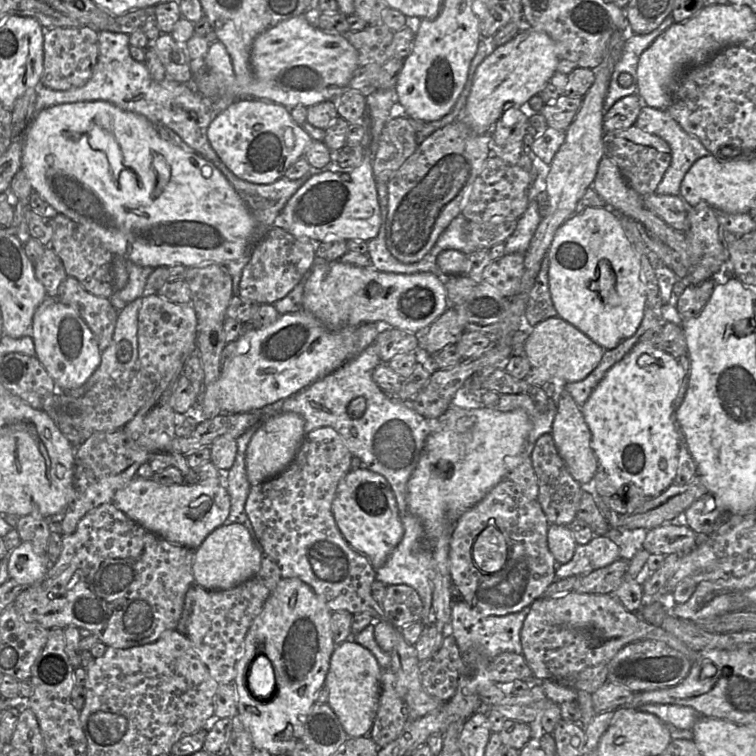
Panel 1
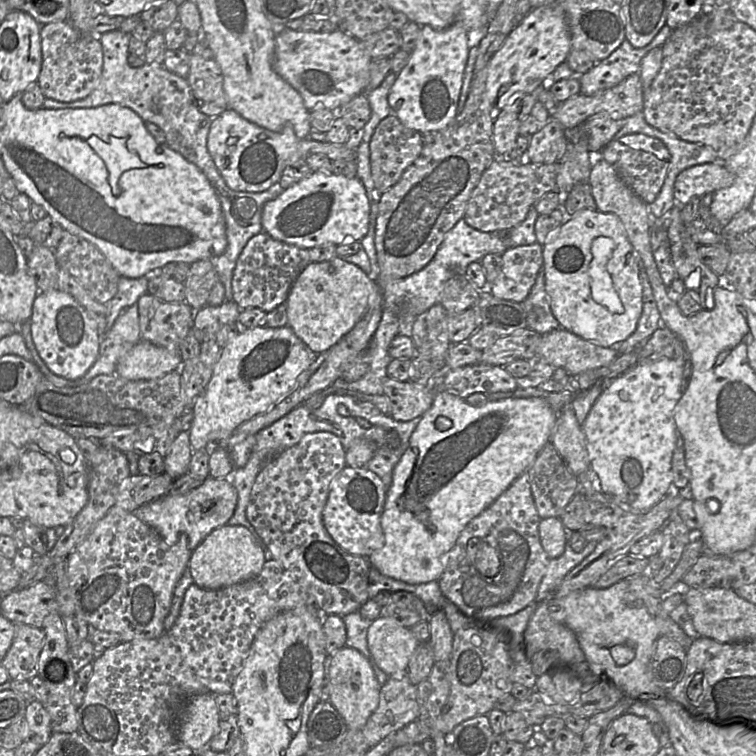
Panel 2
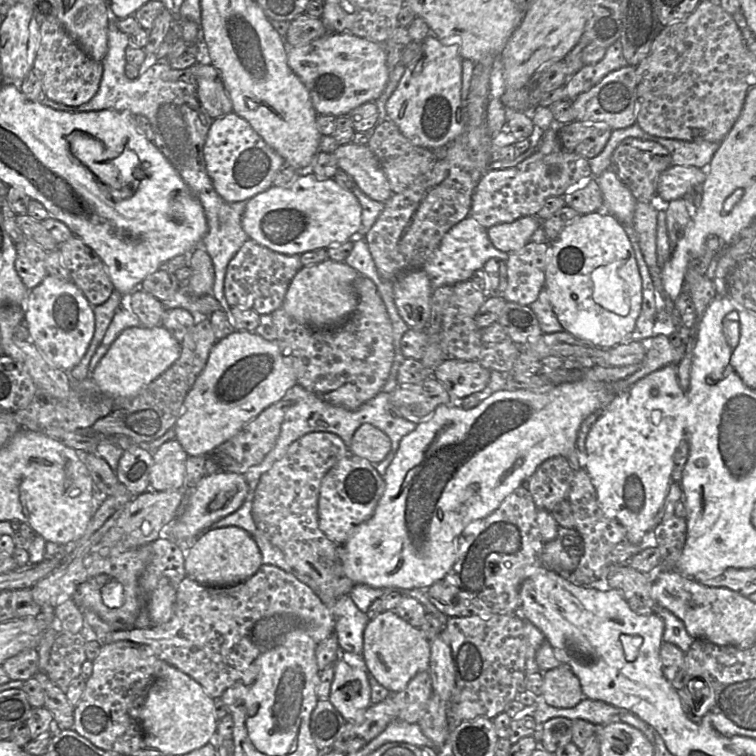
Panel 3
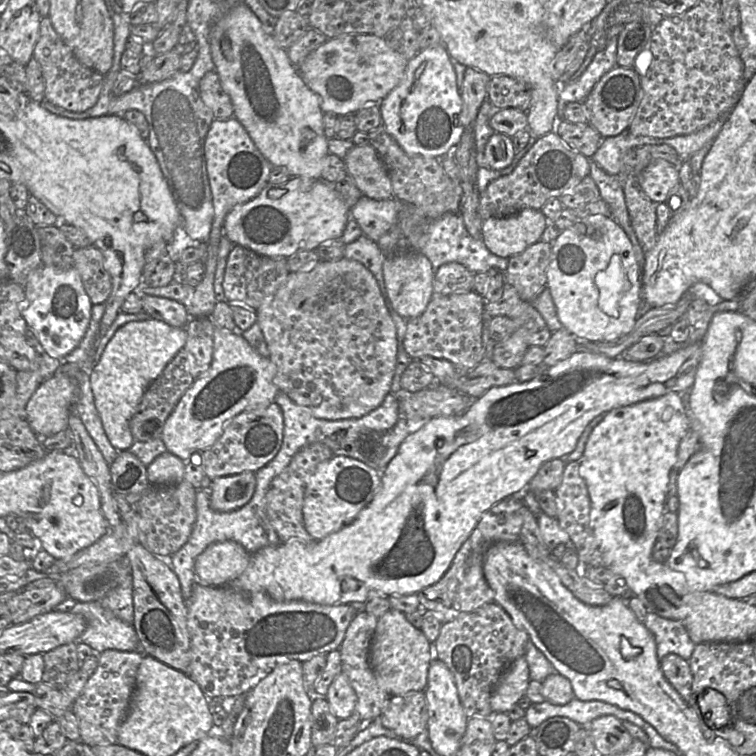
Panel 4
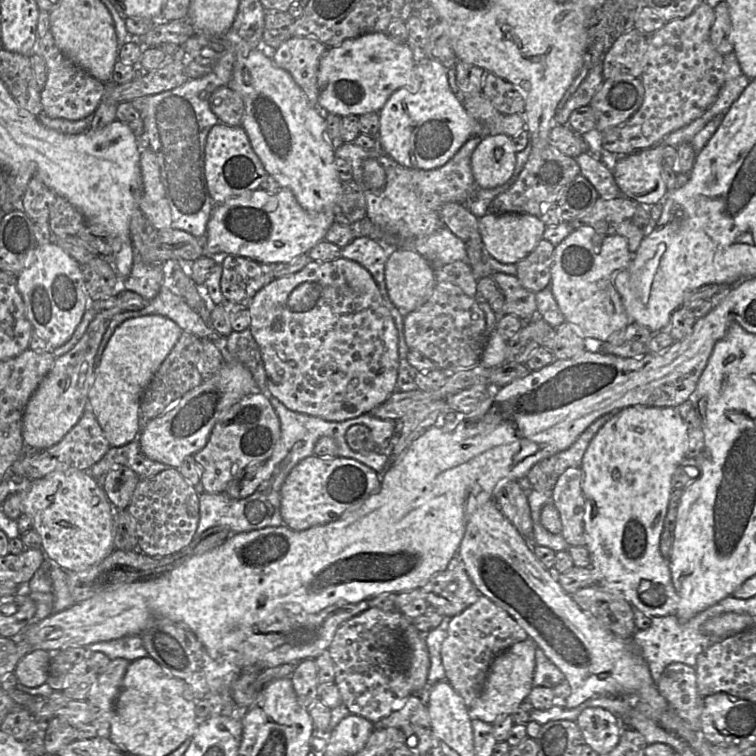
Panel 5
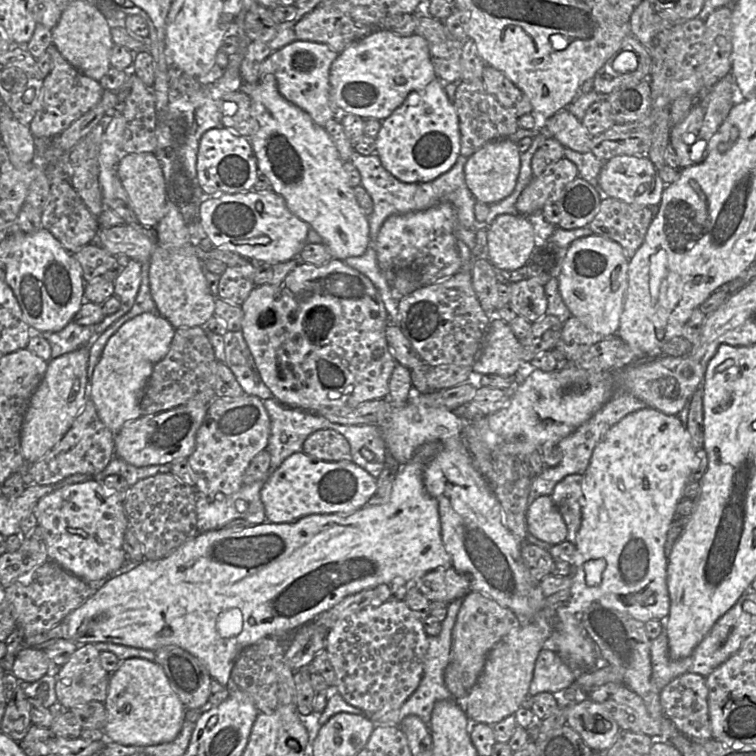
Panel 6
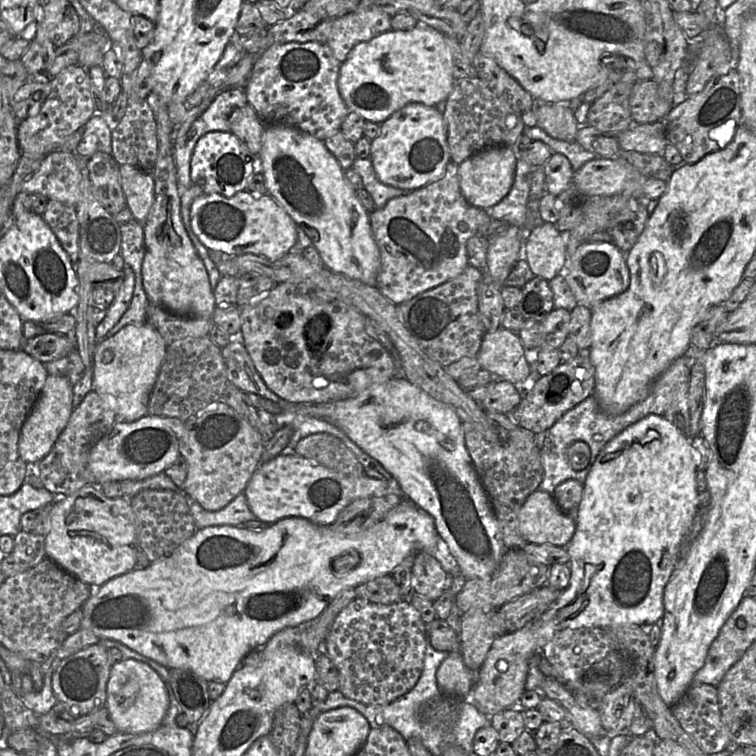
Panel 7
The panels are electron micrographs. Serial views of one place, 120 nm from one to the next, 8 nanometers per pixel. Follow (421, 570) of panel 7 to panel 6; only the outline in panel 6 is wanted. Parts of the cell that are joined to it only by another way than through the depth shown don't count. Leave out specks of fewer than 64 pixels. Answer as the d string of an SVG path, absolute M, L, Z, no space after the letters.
M452 566L427 572L416 578L412 584L430 602L440 601L449 604L471 592L469 577Z

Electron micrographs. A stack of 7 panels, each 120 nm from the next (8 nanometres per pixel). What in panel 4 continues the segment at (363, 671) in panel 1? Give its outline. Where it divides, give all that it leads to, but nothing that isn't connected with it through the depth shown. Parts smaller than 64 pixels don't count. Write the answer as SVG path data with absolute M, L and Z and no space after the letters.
M343 672L331 682L326 699L339 720L347 719L355 713L357 695Z

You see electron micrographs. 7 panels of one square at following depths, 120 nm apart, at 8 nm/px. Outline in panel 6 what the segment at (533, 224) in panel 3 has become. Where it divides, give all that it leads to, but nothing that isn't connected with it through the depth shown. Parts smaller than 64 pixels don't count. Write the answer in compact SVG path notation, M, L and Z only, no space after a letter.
M527 215L497 216L487 228L487 250L496 268L512 271L526 265L536 250L536 236Z

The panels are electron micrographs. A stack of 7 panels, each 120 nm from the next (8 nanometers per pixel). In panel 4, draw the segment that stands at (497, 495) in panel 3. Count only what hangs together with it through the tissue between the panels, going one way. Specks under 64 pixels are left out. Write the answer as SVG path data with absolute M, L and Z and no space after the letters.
M702 342L693 343L667 356L646 361L628 361L623 358L610 358L601 354L577 351L570 357L548 367L540 376L525 382L515 382L492 387L482 396L473 399L469 408L459 417L439 416L417 424L401 443L396 455L387 465L381 478L380 487L372 500L347 526L322 540L312 543L286 542L264 547L251 554L246 570L230 585L245 593L264 593L275 601L288 602L302 600L321 605L364 603L376 595L417 594L424 588L438 582L451 566L456 553L471 535L484 512L494 504L513 493L524 491L540 466L555 458L570 454L587 424L601 413L631 405L643 400L657 398L670 392L688 392L693 386L701 359Z

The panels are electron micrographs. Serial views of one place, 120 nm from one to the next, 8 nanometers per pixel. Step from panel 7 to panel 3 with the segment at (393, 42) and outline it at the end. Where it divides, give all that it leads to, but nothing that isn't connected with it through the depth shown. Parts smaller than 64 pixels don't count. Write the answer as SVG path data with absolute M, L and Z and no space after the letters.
M326 33L303 46L287 46L287 60L306 86L316 112L334 117L346 116L366 102L375 102L391 72L382 43L347 33Z

